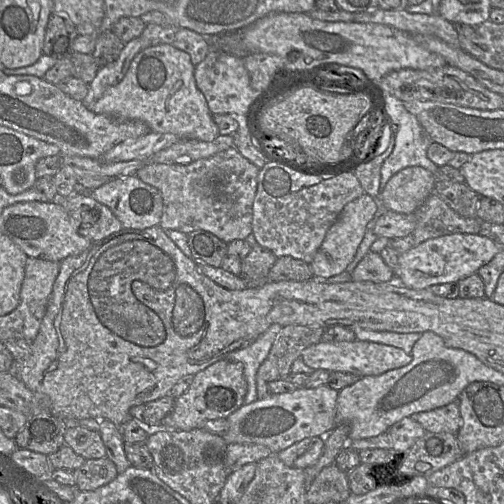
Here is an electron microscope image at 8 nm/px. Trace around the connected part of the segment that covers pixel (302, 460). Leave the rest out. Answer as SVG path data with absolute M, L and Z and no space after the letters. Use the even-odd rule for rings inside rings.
M325 437L305 438L276 455L286 466L305 470L317 462L324 446Z

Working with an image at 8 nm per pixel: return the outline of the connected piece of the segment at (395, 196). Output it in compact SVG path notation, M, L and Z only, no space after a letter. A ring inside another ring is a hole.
M419 166L406 167L395 173L375 198L384 210L401 214L414 213L434 193L436 178Z

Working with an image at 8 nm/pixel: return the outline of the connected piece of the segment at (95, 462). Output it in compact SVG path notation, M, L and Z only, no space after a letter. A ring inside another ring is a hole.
M106 456L98 459L85 460L84 464L74 470L75 486L79 491L92 491L110 483L118 475L115 464Z

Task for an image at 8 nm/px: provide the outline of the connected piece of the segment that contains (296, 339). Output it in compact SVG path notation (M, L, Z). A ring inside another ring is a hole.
M288 325L275 338L267 358L258 368L256 387L258 399L270 395L269 383L285 380L291 374L291 366L303 350L322 341L325 328Z

